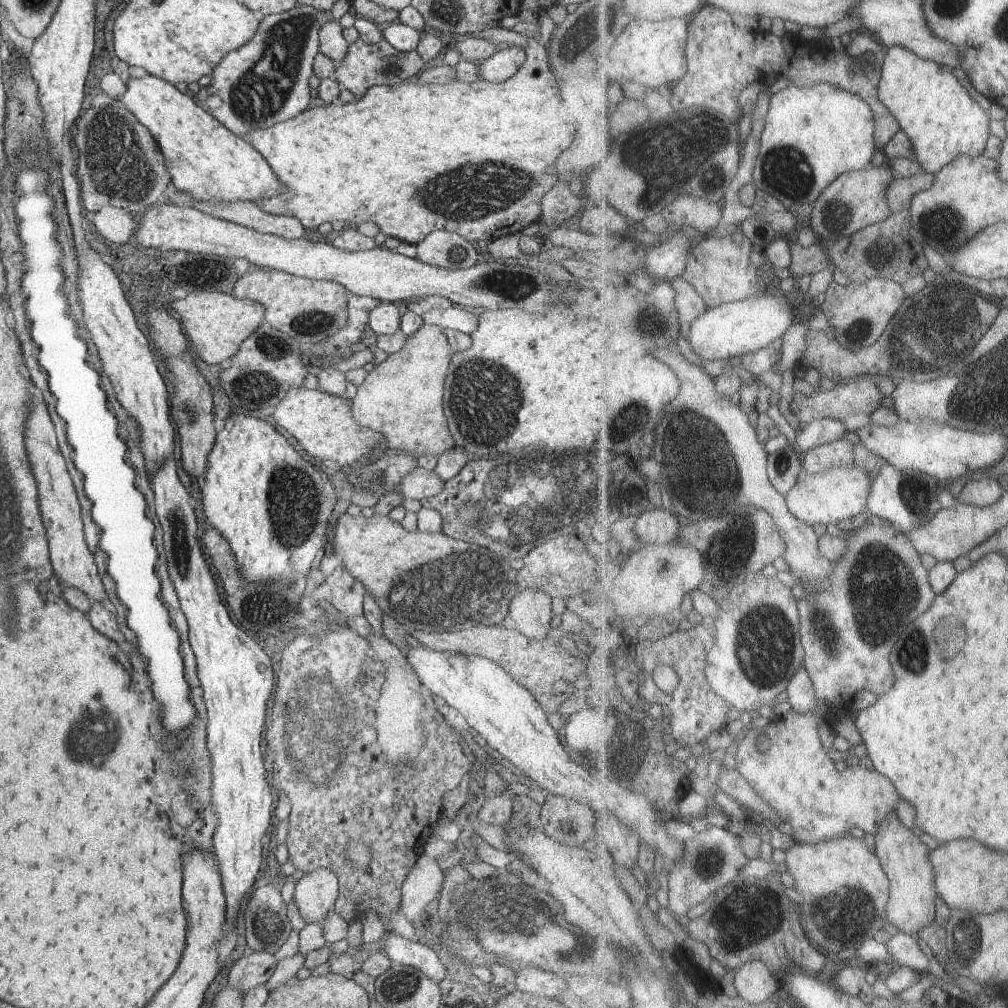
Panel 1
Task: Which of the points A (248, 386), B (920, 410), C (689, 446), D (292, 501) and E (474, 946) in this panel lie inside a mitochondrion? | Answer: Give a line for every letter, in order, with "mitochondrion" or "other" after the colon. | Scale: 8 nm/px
A: mitochondrion
B: other
C: mitochondrion
D: mitochondrion
E: mitochondrion

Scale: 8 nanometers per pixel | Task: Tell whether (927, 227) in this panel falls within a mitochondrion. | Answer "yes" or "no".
no

